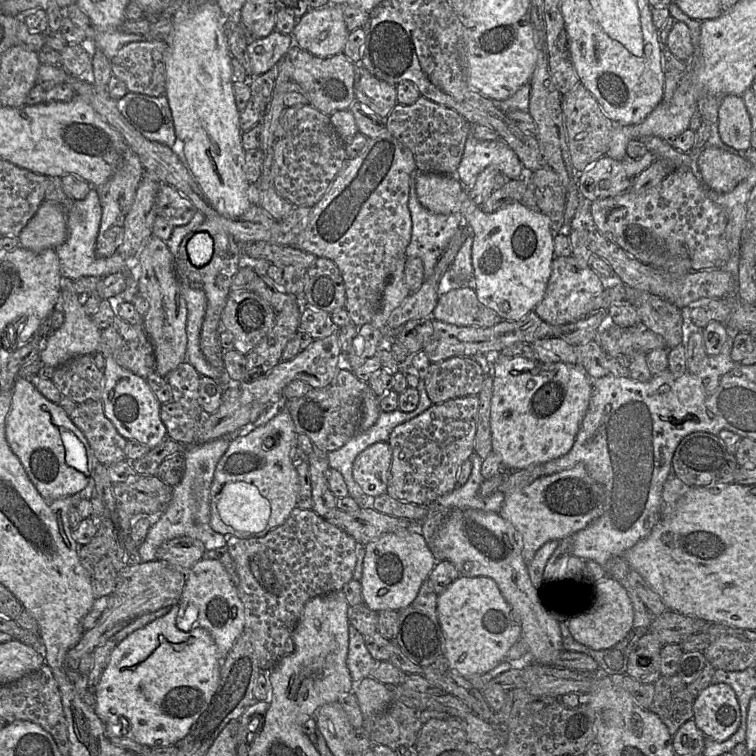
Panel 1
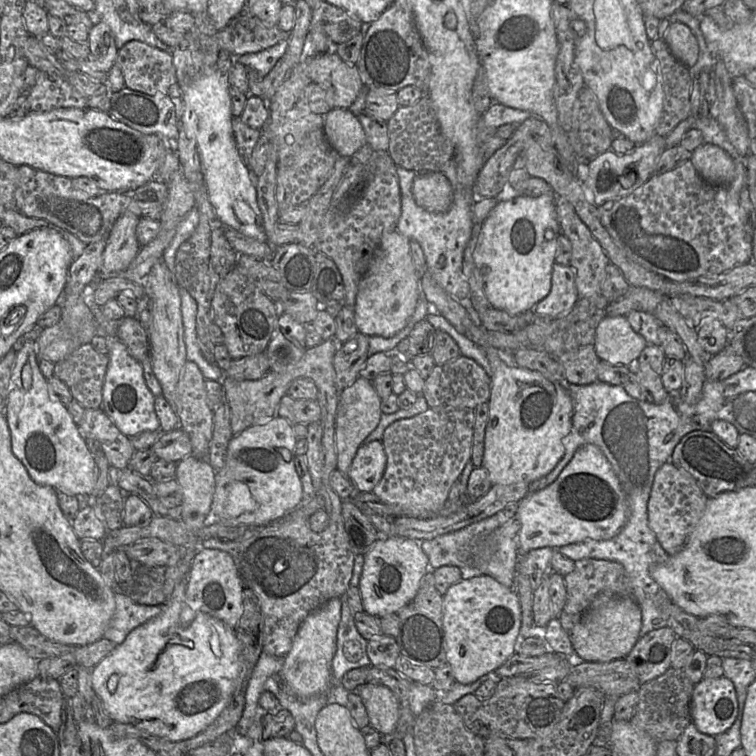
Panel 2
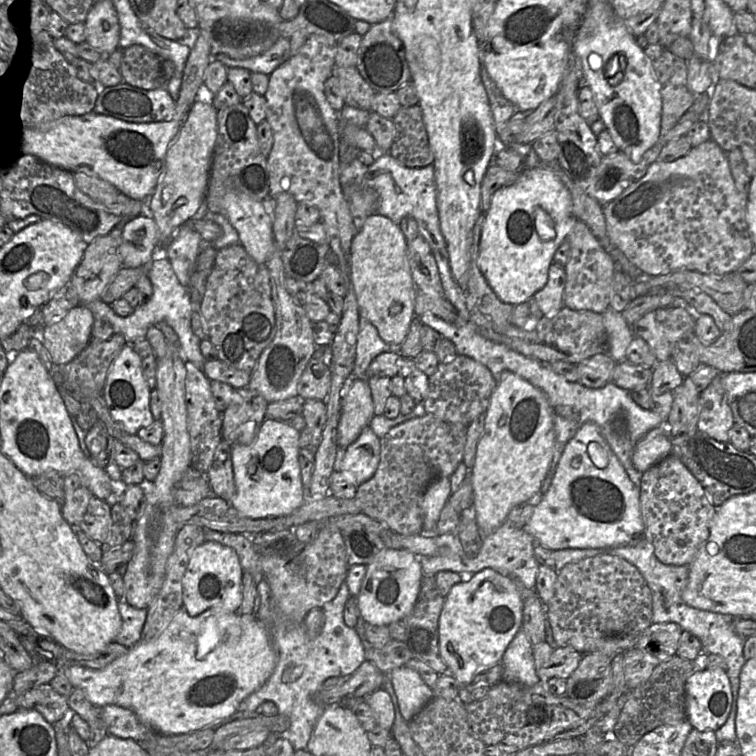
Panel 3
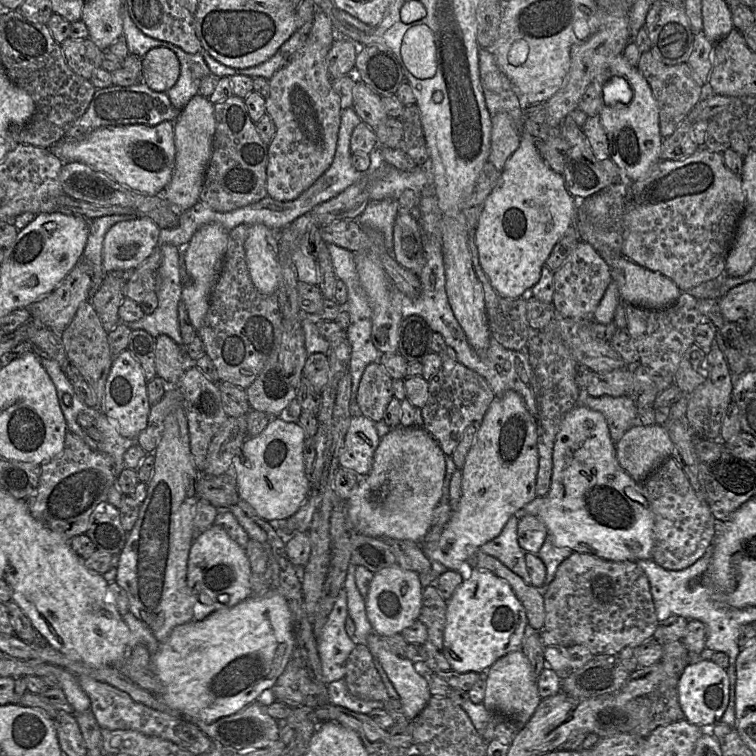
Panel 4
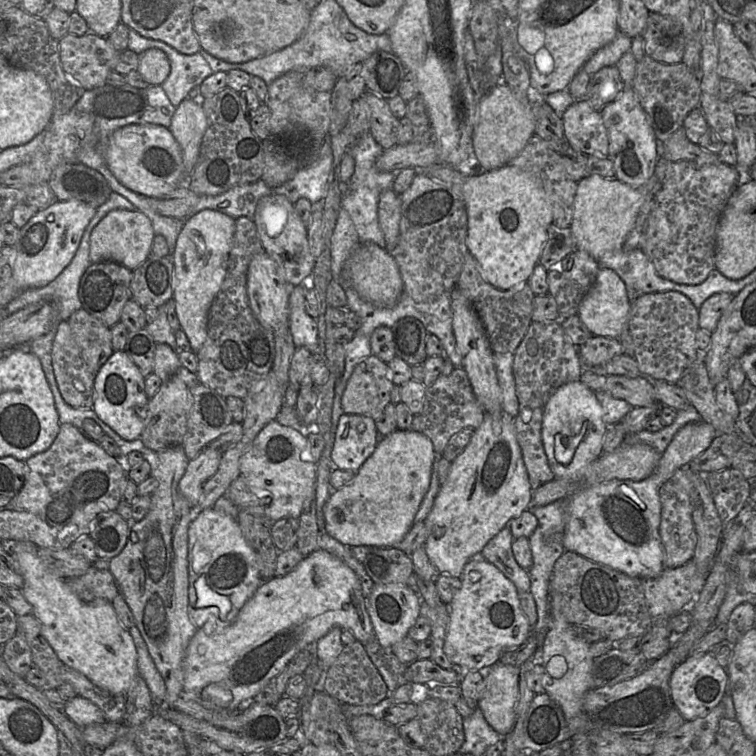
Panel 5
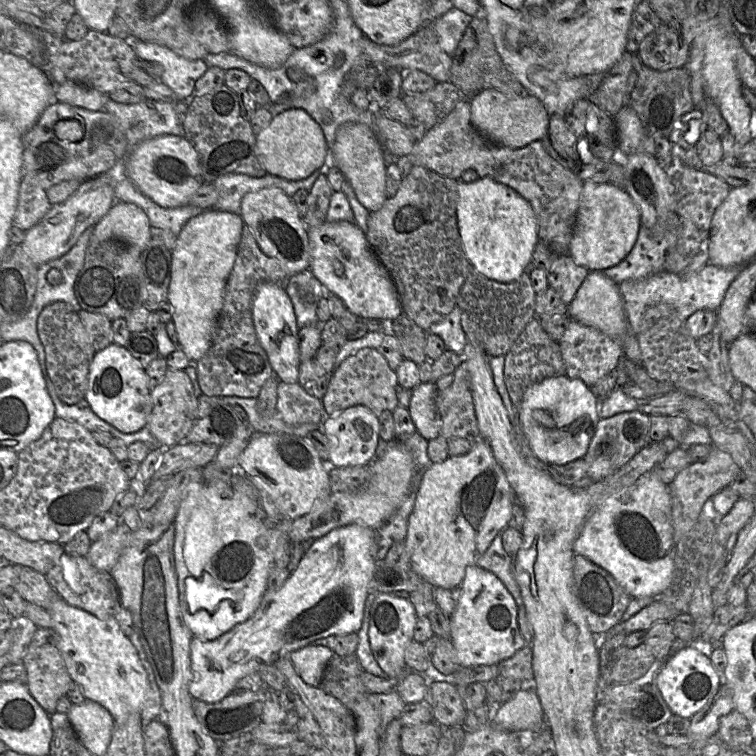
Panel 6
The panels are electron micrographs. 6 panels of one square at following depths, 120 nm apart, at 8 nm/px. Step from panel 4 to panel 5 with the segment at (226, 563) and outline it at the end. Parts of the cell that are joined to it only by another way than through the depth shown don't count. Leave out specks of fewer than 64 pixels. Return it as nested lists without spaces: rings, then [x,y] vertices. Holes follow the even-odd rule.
[[[211,507],[200,510],[189,525],[187,558],[189,616],[197,629],[202,628],[206,634],[221,632],[233,622],[239,610],[262,583],[257,556],[243,537],[238,522]],[[195,544],[200,544],[209,554],[209,561],[203,567],[201,574],[196,573],[192,567],[193,548]]]

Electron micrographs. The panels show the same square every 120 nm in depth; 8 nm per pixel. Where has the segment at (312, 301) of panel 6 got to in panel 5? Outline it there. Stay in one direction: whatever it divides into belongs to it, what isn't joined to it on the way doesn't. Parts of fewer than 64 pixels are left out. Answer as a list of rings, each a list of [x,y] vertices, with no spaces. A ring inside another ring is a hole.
[[[304,281],[300,285],[296,285],[290,290],[289,297],[289,329],[293,337],[293,341],[296,347],[305,347],[313,355],[323,353],[323,350],[319,348],[318,337],[318,322],[312,318],[306,311],[305,307],[305,295],[307,288],[303,285]]]

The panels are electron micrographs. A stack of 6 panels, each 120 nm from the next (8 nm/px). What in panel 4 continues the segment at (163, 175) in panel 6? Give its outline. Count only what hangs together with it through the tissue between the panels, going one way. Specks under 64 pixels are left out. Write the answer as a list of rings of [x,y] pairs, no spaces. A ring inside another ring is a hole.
[[[163,121],[153,126],[133,124],[101,127],[81,140],[61,140],[51,146],[51,152],[63,163],[83,162],[140,193],[161,195],[172,178],[175,166],[174,122]]]

